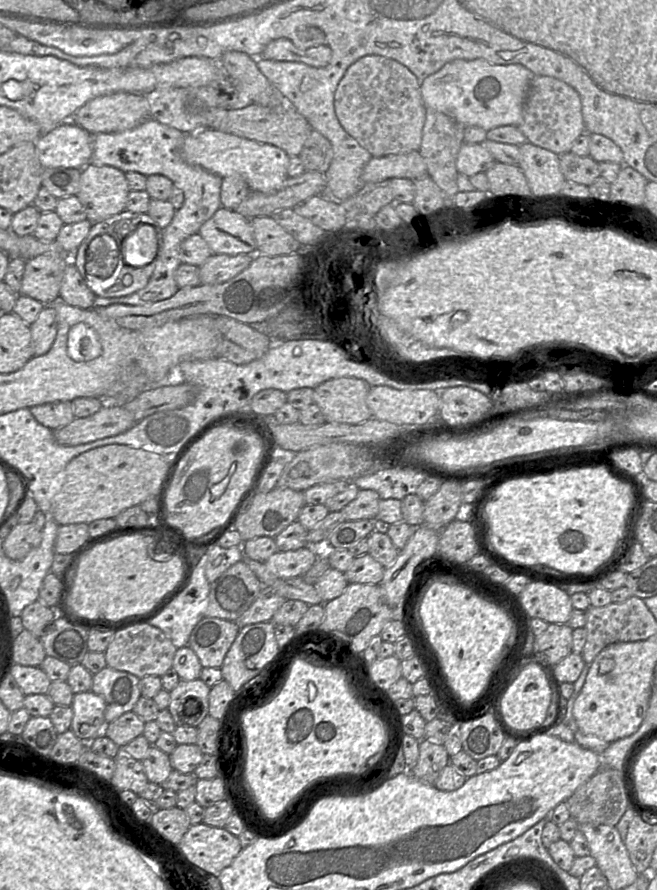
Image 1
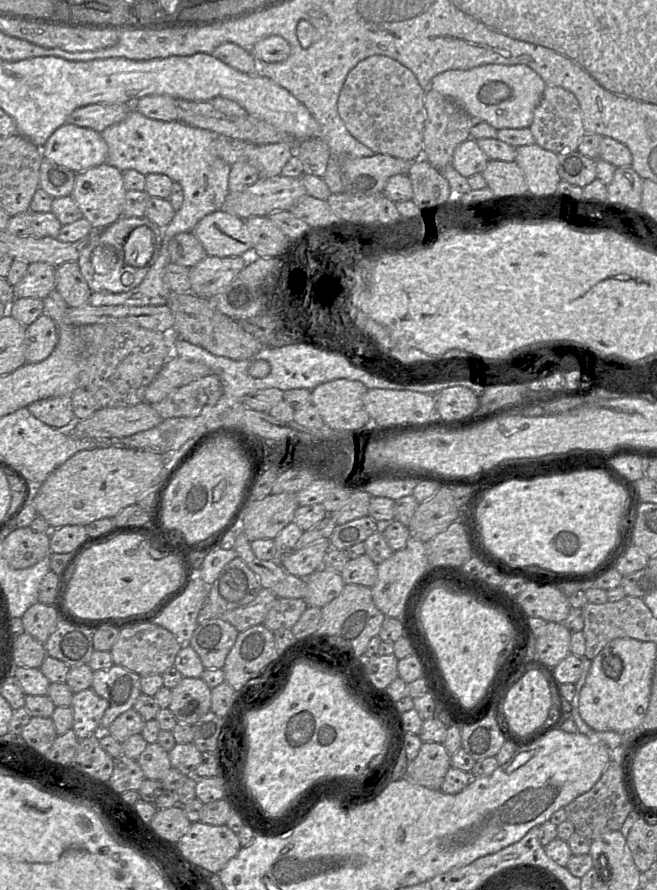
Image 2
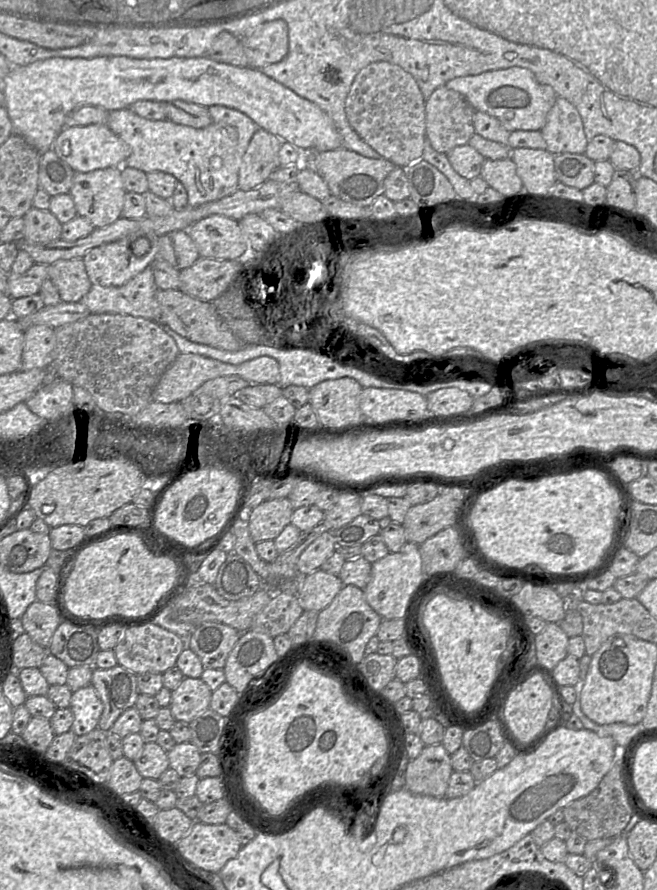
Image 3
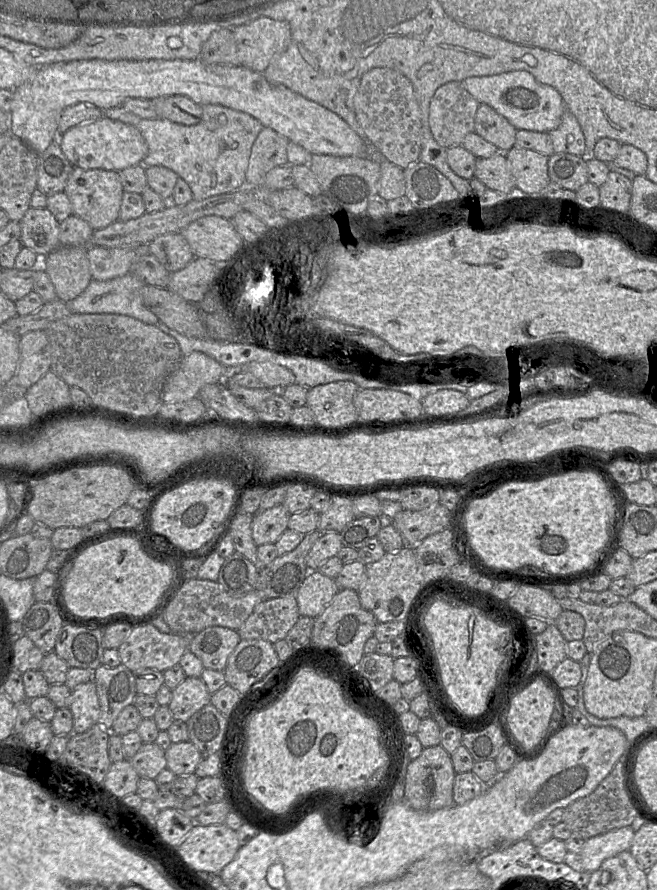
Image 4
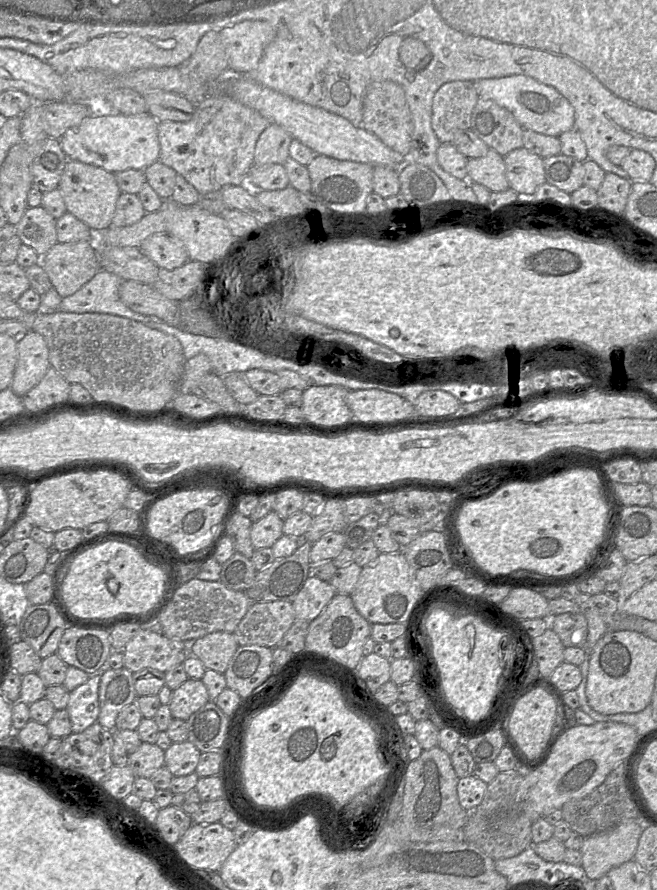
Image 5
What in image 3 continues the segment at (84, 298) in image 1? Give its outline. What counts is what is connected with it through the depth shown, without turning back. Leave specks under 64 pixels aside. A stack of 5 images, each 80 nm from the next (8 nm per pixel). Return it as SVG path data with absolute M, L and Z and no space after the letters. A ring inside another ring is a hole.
M82 258L58 260L48 265L48 278L57 288L62 302L77 303L92 287Z

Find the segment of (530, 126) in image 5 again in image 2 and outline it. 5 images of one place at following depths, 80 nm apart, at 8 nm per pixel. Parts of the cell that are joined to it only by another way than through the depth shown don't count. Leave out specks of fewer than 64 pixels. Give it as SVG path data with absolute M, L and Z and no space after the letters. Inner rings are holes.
M487 64L469 70L448 70L435 76L430 85L434 90L462 107L470 117L479 118L497 130L529 128L546 84L530 67L522 64Z

